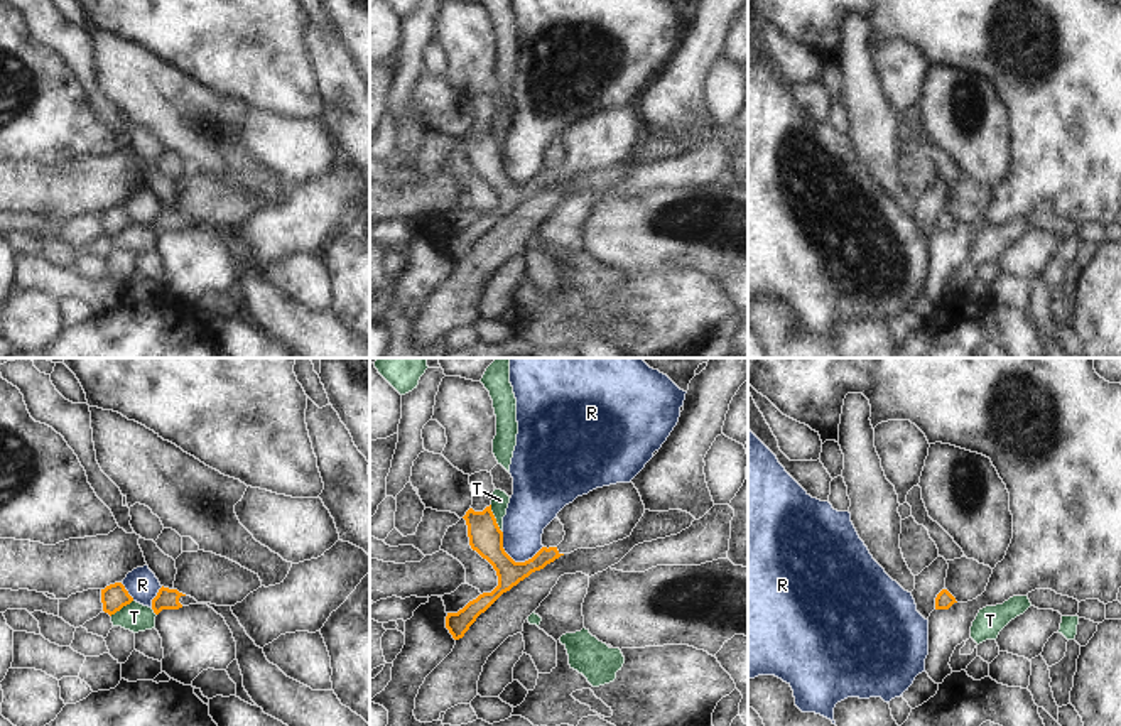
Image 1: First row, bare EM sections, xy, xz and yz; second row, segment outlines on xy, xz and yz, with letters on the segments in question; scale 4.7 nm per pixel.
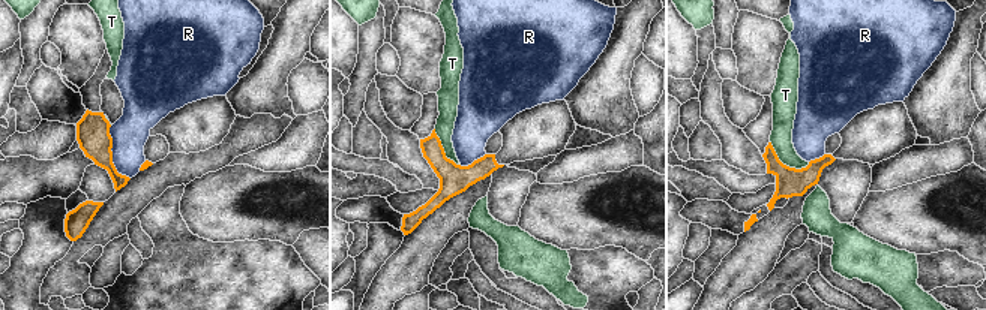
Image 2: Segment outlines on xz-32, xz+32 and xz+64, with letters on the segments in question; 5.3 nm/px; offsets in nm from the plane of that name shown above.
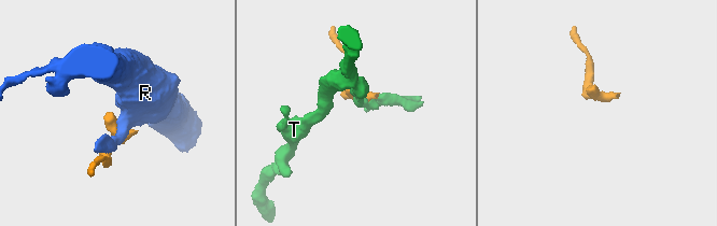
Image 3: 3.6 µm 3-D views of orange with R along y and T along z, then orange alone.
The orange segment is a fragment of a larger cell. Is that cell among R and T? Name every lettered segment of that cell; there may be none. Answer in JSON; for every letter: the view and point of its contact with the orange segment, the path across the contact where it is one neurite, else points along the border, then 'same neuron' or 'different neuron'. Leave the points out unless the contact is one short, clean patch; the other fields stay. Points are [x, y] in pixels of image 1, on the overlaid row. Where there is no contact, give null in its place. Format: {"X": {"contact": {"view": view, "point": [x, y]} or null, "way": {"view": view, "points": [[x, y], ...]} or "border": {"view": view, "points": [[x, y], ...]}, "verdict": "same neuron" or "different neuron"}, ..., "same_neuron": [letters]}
{"R": {"contact": {"view": "xz", "point": [514, 561]}, "border": {"view": "xz", "points": [[502, 532], [502, 547], [515, 561], [527, 561], [542, 546]]}, "verdict": "different neuron"}, "T": {"contact": {"view": "xz", "point": [495, 519]}, "border": {"view": "xz", "points": [[490, 505], [502, 532]]}, "verdict": "different neuron"}, "same_neuron": []}

